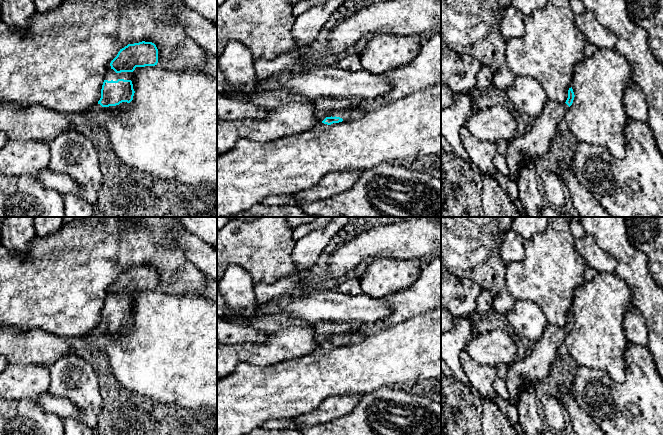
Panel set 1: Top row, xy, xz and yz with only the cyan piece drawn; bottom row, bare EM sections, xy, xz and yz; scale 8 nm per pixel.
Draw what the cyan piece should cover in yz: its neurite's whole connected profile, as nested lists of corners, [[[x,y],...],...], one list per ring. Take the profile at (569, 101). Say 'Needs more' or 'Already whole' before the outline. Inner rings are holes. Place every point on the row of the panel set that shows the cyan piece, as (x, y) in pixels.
Needs more. [[[571,87],[565,103],[548,99],[540,115],[533,120],[531,129],[509,141],[505,157],[509,168],[508,181],[510,185],[513,182],[517,183],[519,171],[524,165],[535,164],[548,151],[557,127],[572,105],[574,97]]]

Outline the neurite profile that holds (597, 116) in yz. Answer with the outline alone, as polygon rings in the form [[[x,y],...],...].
[[[600,49],[585,57],[573,68],[574,100],[564,119],[578,142],[601,145],[617,159],[626,155],[625,128],[629,120],[623,106],[627,86],[634,83],[630,63],[615,50]]]

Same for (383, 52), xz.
[[[375,34],[368,38],[360,61],[363,69],[373,74],[385,74],[391,69],[410,63],[419,53],[419,35],[397,36]]]

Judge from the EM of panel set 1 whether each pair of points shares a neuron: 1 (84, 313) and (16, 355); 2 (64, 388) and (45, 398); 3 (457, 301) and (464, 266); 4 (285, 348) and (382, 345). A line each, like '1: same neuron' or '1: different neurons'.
1: different neurons
2: different neurons
3: different neurons
4: different neurons

